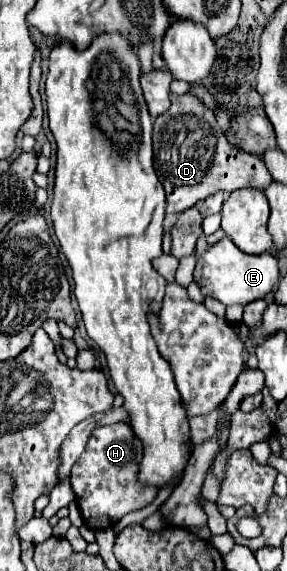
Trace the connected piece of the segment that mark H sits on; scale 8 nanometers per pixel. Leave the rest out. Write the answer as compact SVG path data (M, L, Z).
M127 422L101 426L91 434L85 452L81 454L77 464L73 464L71 472L71 486L87 528L109 528L125 514L141 510L155 500L157 488L141 488L141 484L137 484L135 480L139 460L141 444L137 444L137 438L133 436L133 430L127 426Z

